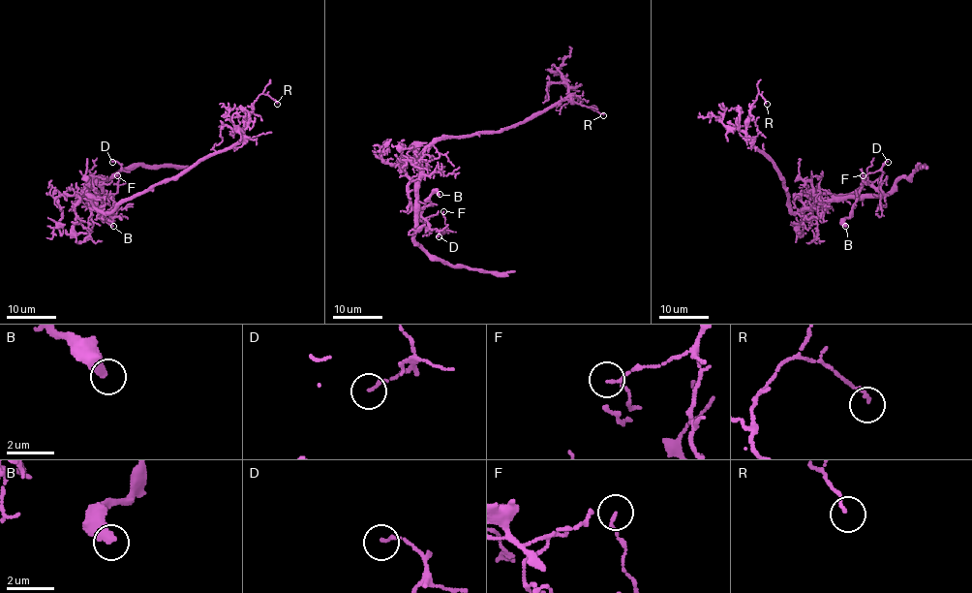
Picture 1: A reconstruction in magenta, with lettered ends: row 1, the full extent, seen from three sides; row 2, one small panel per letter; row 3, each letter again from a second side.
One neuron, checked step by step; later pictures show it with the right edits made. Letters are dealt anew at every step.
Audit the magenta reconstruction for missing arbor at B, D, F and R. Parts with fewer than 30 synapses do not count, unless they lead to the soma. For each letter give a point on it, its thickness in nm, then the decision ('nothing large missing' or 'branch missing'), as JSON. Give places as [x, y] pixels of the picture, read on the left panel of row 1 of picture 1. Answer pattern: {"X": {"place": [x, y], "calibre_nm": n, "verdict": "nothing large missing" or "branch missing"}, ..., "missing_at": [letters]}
{"B": {"place": [113, 226], "calibre_nm": 360, "verdict": "nothing large missing"}, "D": {"place": [112, 162], "calibre_nm": 130, "verdict": "nothing large missing"}, "F": {"place": [117, 175], "calibre_nm": 110, "verdict": "nothing large missing"}, "R": {"place": [277, 104], "calibre_nm": 120, "verdict": "nothing large missing"}, "missing_at": []}

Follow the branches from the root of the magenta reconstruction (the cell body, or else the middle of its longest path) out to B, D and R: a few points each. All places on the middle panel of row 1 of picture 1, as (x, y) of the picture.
B: (441, 140), (422, 153), (421, 175), (409, 185), (409, 201), (418, 210), (435, 192), (440, 194)
D: (441, 140), (422, 153), (421, 175), (409, 185), (410, 204), (424, 222), (439, 232), (446, 231), (439, 236)
R: (441, 140), (502, 131), (555, 107), (568, 95), (603, 115)

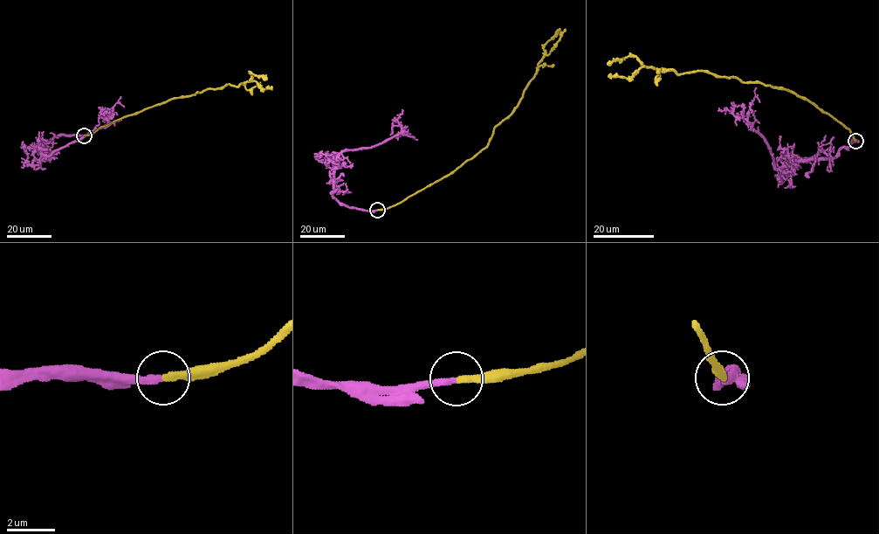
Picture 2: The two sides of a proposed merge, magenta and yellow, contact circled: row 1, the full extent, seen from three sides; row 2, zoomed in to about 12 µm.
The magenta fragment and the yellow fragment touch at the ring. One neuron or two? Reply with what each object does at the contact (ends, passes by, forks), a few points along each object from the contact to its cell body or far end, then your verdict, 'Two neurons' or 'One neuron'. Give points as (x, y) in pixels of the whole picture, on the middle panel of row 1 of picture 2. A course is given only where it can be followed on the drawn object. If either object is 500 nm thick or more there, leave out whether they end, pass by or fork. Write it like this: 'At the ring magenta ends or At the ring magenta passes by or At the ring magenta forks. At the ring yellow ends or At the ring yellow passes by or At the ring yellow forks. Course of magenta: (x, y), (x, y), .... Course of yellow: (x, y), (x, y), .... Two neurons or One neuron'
At the ring magenta ends. At the ring yellow ends. Course of magenta: (378, 210), (347, 207), (333, 196), (335, 157), (347, 150), (372, 147), (401, 131), (417, 140). Course of yellow: (378, 210), (397, 204), (449, 176), (485, 147), (493, 128), (517, 105), (544, 54), (544, 45), (559, 28). One neuron

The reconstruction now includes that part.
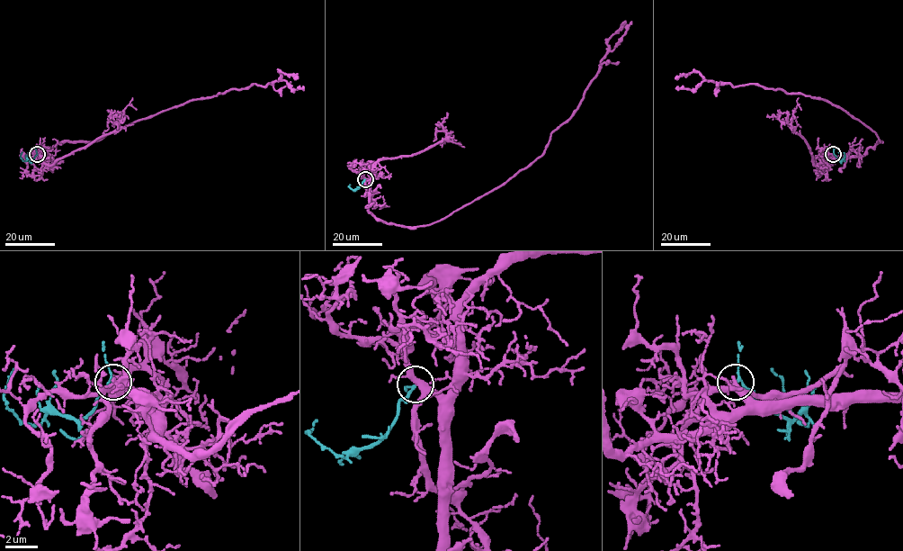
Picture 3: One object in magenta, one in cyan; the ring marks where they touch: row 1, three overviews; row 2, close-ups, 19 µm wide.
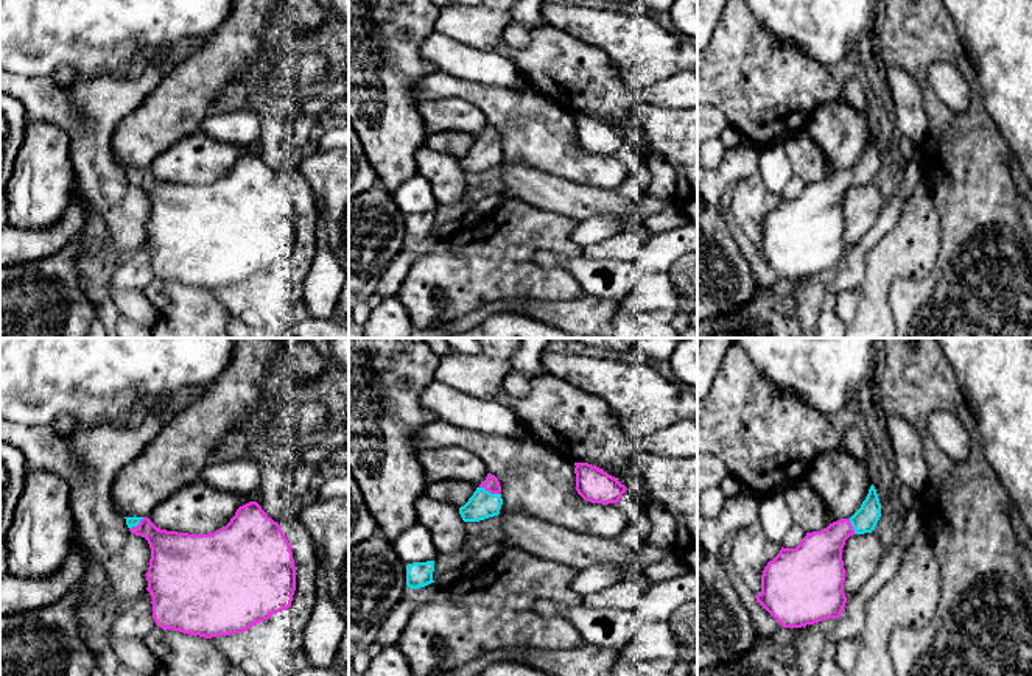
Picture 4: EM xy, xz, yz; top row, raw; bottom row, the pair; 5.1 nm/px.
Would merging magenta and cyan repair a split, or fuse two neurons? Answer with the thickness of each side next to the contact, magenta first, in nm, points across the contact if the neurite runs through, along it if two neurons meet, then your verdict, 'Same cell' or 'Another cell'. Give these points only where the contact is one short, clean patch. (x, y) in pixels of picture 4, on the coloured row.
Thickness 80 nm (magenta) against 150 nm. Path across: xz (491, 483), (489, 491), (481, 505). Same cell

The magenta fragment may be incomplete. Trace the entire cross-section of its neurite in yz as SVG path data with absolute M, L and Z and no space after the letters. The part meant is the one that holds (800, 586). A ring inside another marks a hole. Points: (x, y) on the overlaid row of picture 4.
M872 484L861 508L850 517L806 533L795 548L783 548L761 575L756 601L783 626L802 628L839 618L847 597L842 548L853 534L872 533L881 503Z

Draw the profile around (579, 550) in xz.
M500 509L504 540L535 556L562 562L576 570L612 564L618 569L640 565L637 551L616 539L599 537L554 525L521 511Z

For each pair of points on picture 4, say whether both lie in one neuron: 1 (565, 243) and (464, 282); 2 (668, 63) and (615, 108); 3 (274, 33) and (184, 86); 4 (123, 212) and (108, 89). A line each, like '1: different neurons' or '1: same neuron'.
1: same neuron
2: different neurons
3: same neuron
4: same neuron

